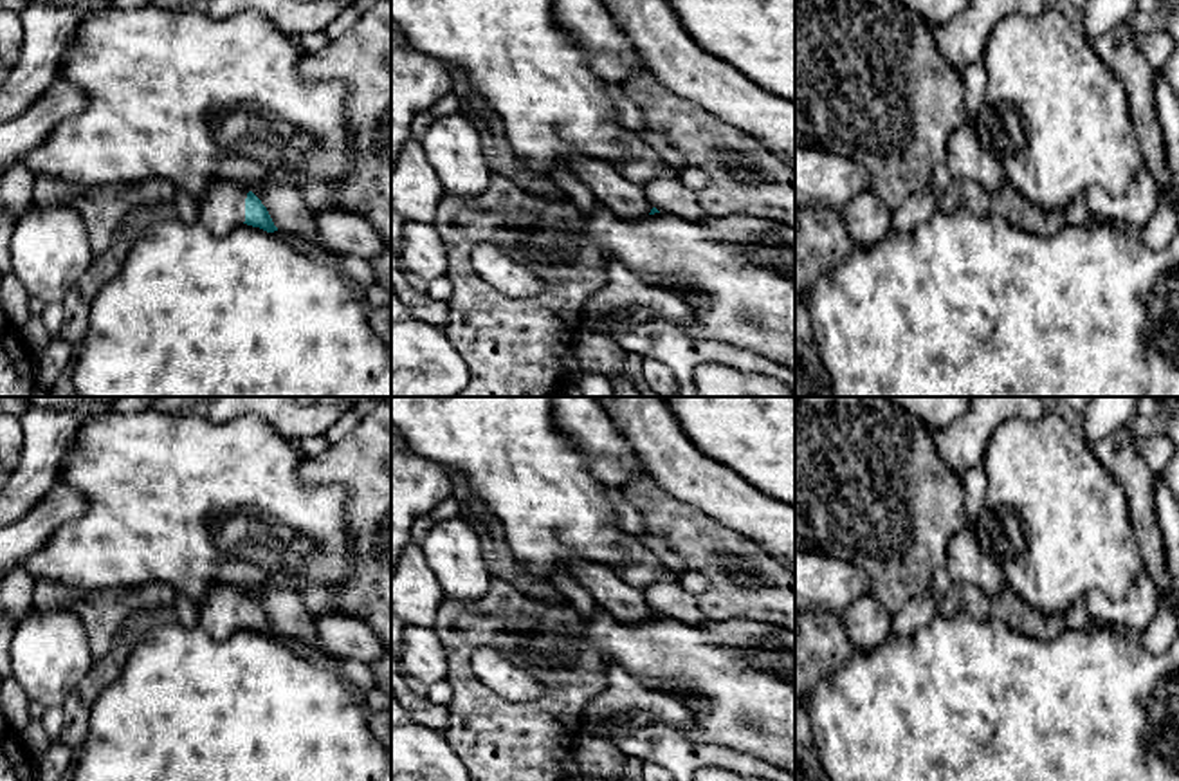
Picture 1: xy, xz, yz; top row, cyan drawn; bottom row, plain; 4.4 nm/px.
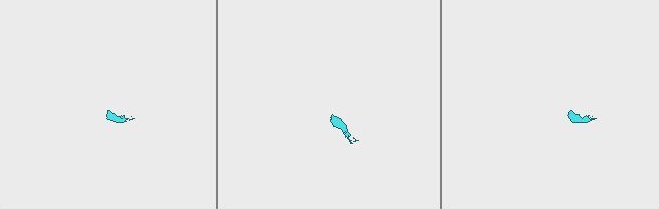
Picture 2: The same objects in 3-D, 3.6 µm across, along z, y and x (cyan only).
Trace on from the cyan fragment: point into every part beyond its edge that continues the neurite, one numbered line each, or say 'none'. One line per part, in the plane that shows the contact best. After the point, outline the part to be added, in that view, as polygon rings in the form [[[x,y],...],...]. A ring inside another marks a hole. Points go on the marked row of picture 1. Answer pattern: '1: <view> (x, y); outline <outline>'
1: xy (222, 208); outline [[[211,180],[198,200],[198,222],[213,234],[225,236],[245,222],[247,189],[231,180]]]

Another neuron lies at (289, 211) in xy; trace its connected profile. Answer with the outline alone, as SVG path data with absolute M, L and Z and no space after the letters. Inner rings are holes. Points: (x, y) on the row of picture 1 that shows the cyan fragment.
M265 182L252 191L267 207L274 225L296 234L303 243L319 249L314 218L317 215L301 197L299 189L287 184Z

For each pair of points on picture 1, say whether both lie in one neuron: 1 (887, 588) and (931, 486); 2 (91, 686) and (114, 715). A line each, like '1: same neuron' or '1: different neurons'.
1: same neuron
2: different neurons

